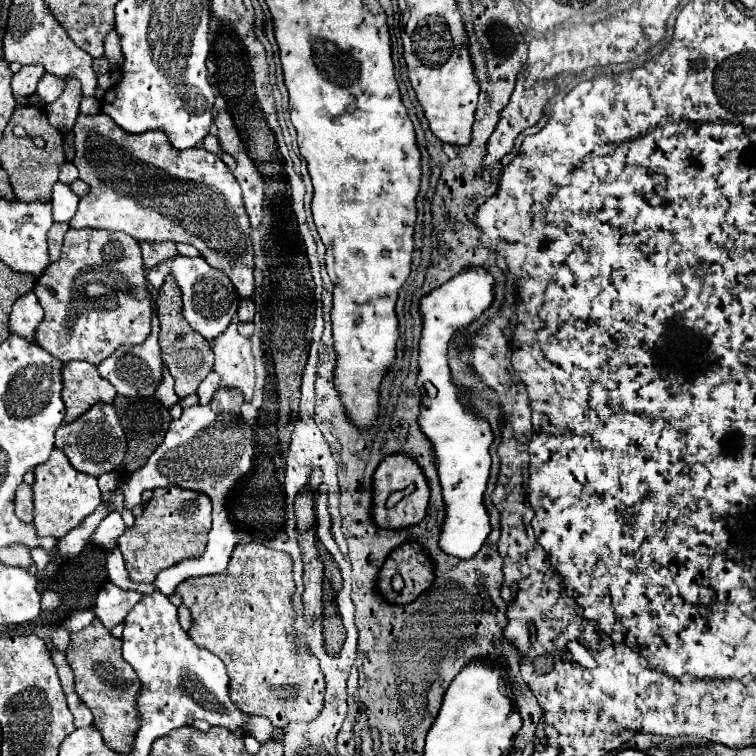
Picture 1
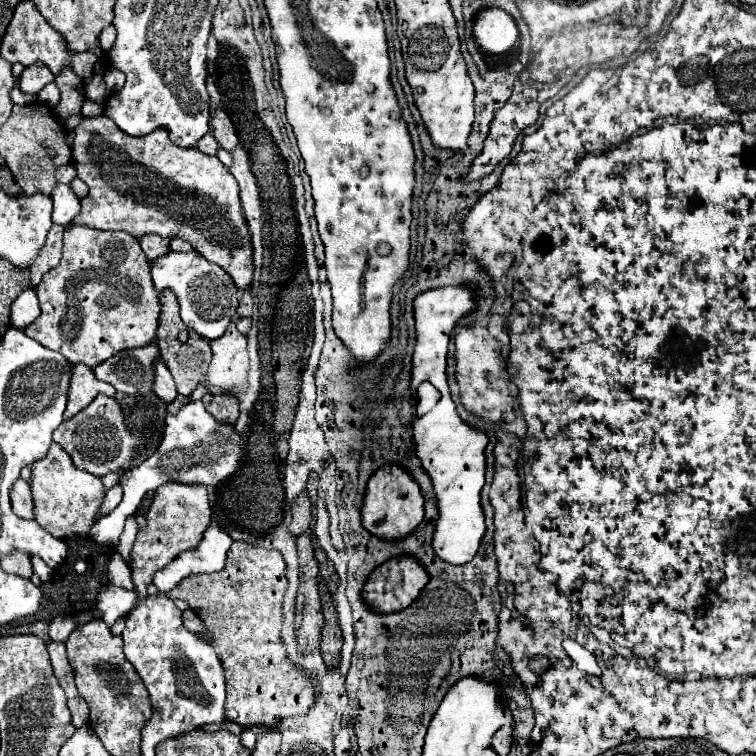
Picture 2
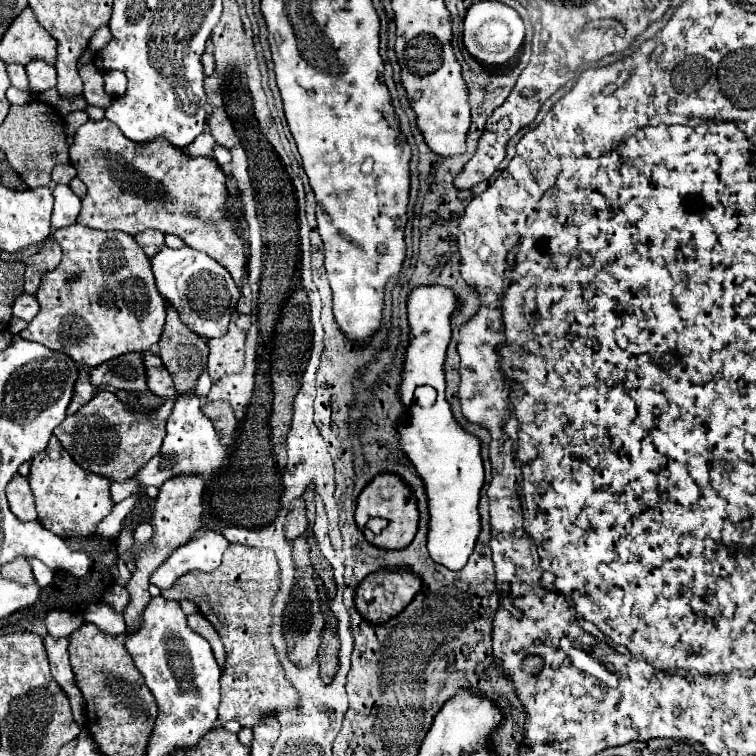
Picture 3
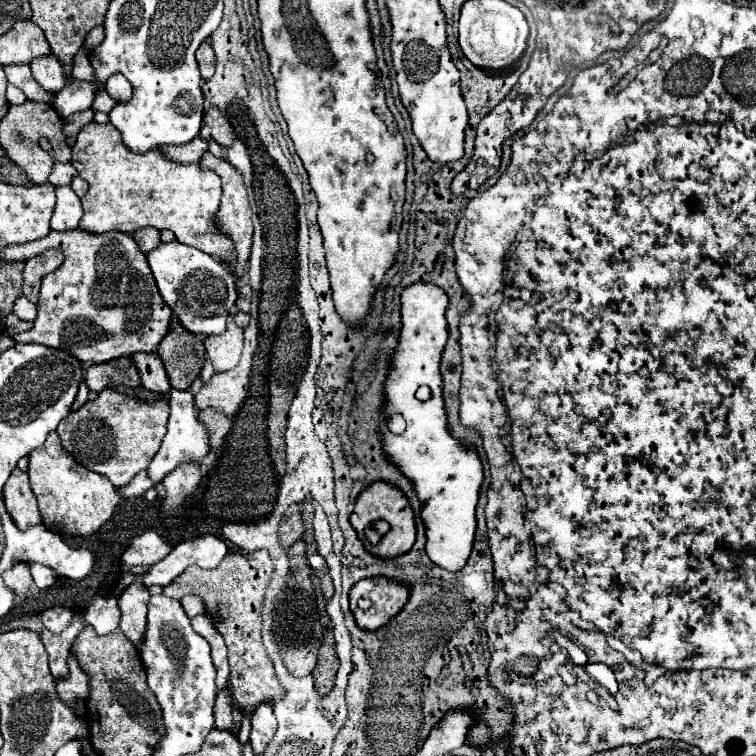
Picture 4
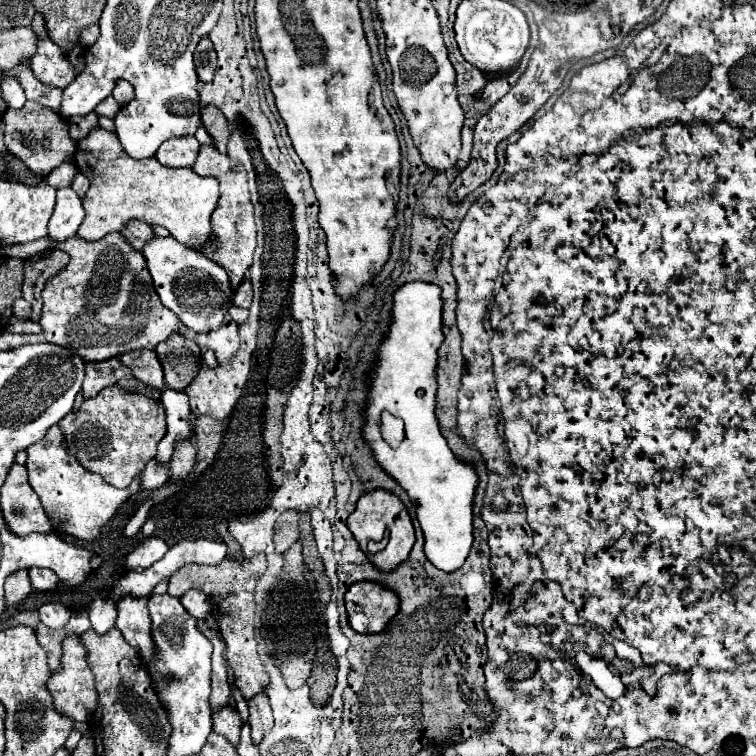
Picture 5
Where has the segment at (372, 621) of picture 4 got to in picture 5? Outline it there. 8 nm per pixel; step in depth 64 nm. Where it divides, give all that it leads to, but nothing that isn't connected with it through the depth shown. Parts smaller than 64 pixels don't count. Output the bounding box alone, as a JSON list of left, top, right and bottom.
[344,582,398,634]

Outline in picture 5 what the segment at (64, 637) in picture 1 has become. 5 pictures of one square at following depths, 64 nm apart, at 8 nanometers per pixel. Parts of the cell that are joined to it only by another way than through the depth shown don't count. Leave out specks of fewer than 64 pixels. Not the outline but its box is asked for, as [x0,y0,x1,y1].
[38,602,70,628]

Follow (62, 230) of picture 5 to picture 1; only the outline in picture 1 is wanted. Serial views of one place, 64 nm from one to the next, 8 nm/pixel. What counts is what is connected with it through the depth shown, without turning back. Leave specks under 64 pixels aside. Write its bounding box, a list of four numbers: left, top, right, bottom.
[52,182,80,222]

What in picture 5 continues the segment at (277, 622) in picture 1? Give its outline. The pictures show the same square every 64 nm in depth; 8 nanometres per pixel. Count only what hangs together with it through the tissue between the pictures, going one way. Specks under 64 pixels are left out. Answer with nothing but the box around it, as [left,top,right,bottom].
[168,556,268,746]

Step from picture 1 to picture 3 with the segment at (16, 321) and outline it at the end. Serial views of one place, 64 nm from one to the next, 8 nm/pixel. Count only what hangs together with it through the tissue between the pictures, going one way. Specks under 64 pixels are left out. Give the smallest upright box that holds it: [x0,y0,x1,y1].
[12,294,38,322]

